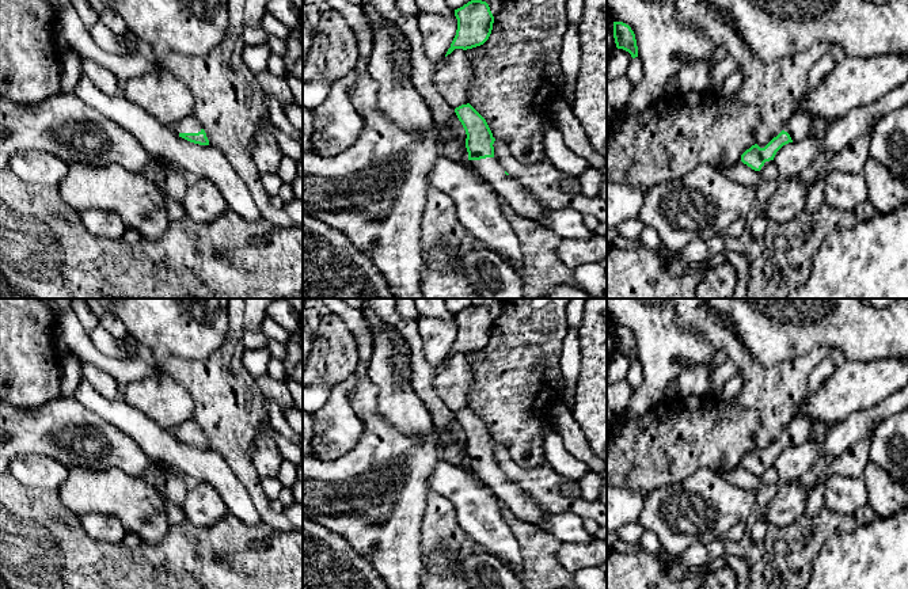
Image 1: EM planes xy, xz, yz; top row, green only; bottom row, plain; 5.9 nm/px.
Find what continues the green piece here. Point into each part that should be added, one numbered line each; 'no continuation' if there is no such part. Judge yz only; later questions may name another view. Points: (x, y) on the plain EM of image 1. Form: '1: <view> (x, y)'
1: yz (798, 430)

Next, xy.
1: xy (190, 428)

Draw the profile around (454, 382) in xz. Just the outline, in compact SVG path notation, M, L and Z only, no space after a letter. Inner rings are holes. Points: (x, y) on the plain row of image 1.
M463 353L448 358L434 379L434 391L453 413L470 407L470 391L474 385L472 368Z

